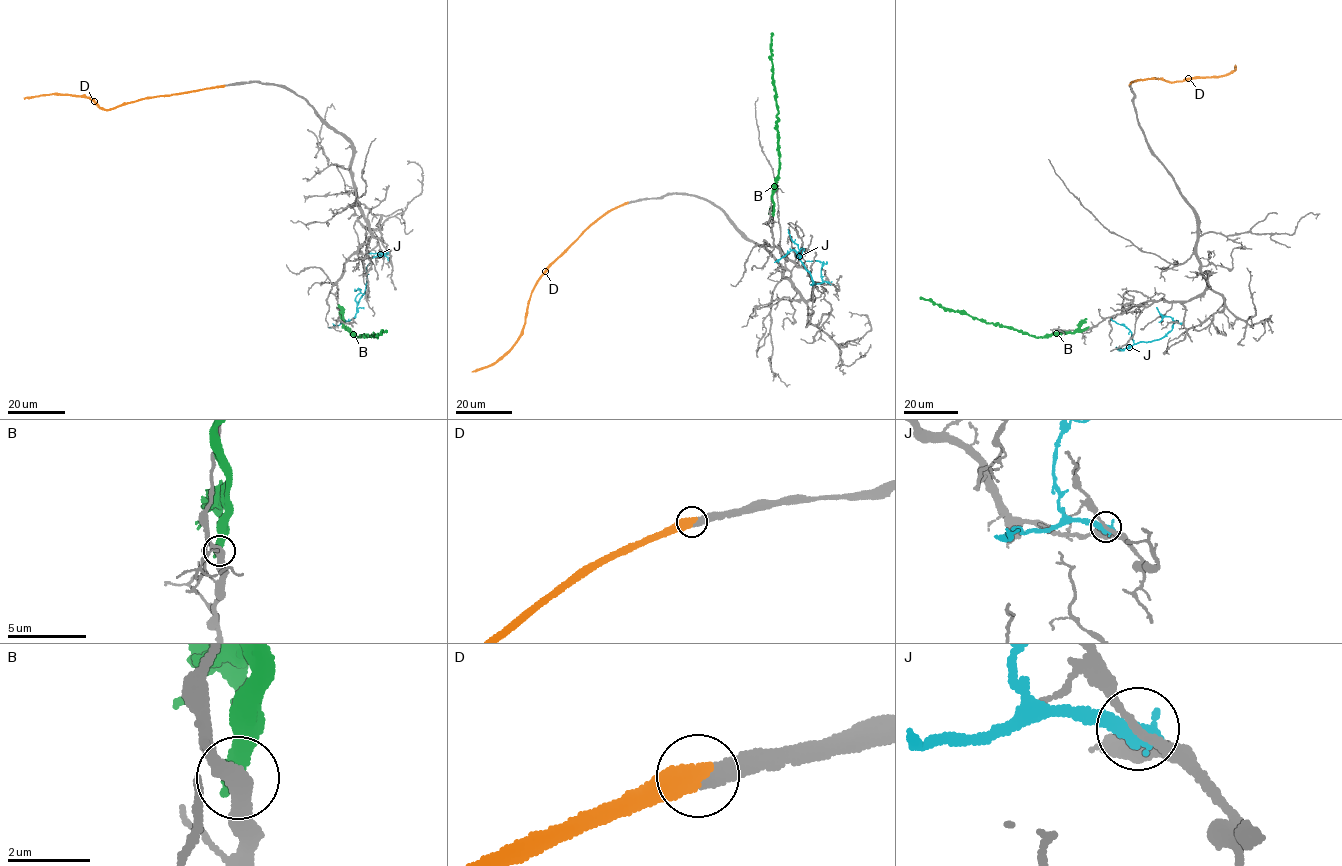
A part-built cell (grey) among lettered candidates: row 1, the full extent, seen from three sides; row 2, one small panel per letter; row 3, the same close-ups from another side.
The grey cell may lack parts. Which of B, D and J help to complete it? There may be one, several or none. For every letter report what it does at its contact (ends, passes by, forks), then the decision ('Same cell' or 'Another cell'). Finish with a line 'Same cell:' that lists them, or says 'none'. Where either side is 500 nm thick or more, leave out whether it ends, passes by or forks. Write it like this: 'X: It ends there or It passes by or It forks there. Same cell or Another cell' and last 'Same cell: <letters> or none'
B: Another cell
D: Same cell
J: Another cell
Same cell: D

